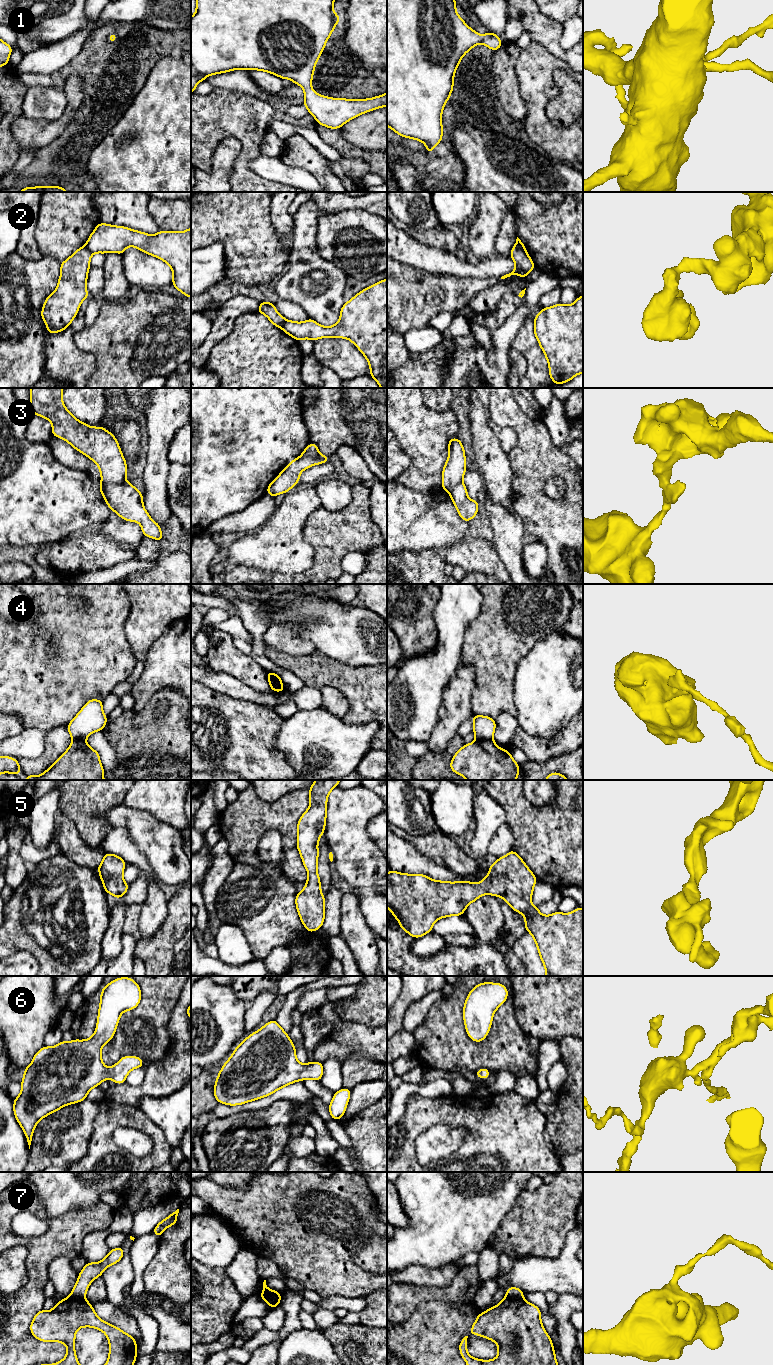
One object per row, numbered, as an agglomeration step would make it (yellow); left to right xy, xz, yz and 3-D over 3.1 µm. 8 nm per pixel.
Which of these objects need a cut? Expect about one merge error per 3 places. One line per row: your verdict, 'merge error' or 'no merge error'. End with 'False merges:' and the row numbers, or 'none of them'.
1: no merge error
2: merge error
3: merge error
4: merge error
5: no merge error
6: no merge error
7: merge error
False merges: 2, 3, 4, 7

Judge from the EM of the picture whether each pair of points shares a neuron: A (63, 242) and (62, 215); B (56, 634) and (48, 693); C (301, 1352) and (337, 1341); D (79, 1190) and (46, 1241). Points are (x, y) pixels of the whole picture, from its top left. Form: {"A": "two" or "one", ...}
{"A": "one", "B": "one", "C": "two", "D": "two"}

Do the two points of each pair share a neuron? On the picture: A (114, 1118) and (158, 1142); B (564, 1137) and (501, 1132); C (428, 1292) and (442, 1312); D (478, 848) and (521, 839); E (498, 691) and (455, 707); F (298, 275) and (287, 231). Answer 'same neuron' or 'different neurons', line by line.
A: same neuron
B: different neurons
C: different neurons
D: different neurons
E: different neurons
F: different neurons

